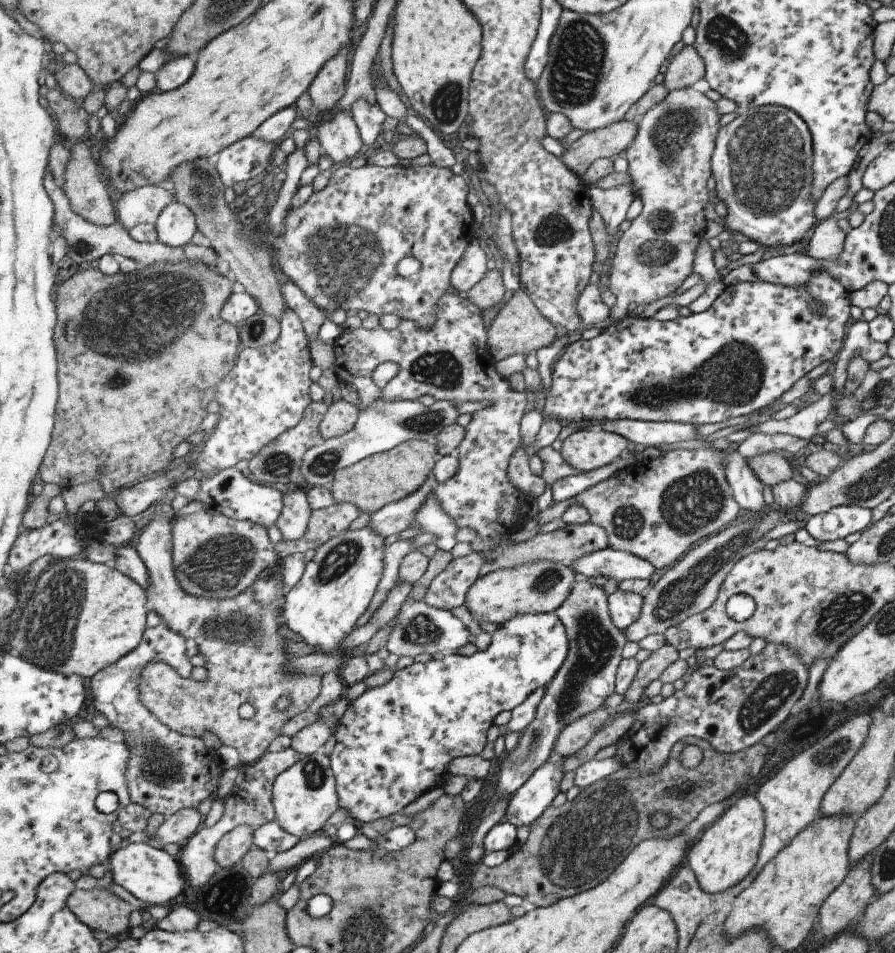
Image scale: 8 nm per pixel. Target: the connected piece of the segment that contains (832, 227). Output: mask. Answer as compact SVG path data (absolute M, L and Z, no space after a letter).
M831 216L817 222L807 243L807 255L814 259L835 258L844 245L844 232L837 226L837 220Z

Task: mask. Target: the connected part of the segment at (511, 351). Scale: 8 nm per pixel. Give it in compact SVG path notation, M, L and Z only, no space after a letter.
M519 288L512 292L505 303L494 313L488 321L488 346L489 352L496 362L513 355L528 355L539 350L541 346L549 346L555 340L553 323L539 312L539 307L531 300L526 289Z

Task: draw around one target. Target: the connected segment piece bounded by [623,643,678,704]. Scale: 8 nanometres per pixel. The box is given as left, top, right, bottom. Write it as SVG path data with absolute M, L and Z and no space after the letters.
M664 643L657 650L651 651L649 656L638 664L638 669L628 688L629 692L623 694L629 698L628 704L641 700L643 689L652 680L660 678L663 670L678 658L677 654L678 652L671 645Z

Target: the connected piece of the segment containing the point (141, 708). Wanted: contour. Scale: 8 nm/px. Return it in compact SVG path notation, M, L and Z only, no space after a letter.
M161 622L146 630L142 643L134 651L126 654L114 665L105 667L90 680L94 708L109 720L109 726L117 727L122 732L123 737L121 734L120 740L128 743L130 748L129 788L132 802L146 806L153 813L164 814L167 818L181 811L182 808L196 807L205 798L213 798L217 790L217 782L219 782L219 778L225 770L222 767L222 758L216 750L212 751L207 746L207 741L197 739L196 736L185 736L182 732L177 732L175 728L168 727L153 711L146 707L140 696L140 680L143 678L143 668L149 662L165 662L184 679L190 678L191 672L193 672L193 664L187 656L189 644L192 644L191 640L181 633L176 633L164 622Z

